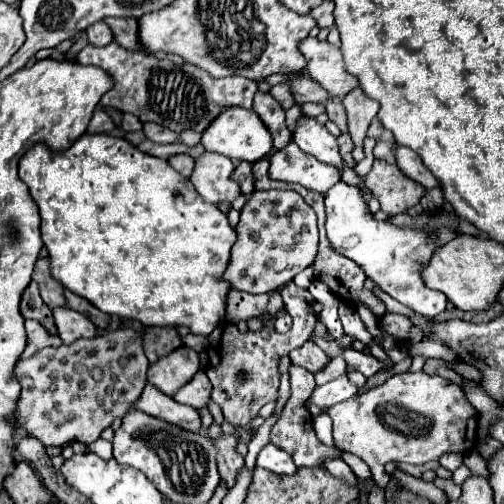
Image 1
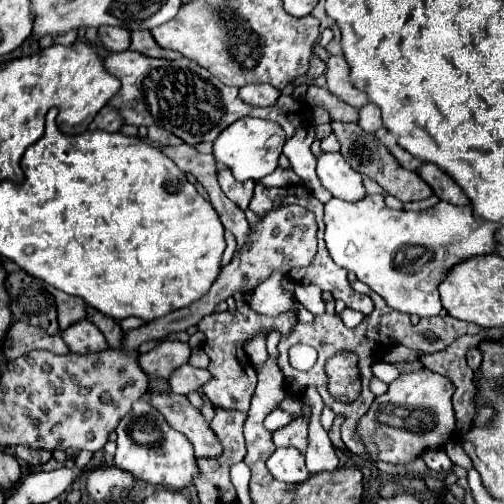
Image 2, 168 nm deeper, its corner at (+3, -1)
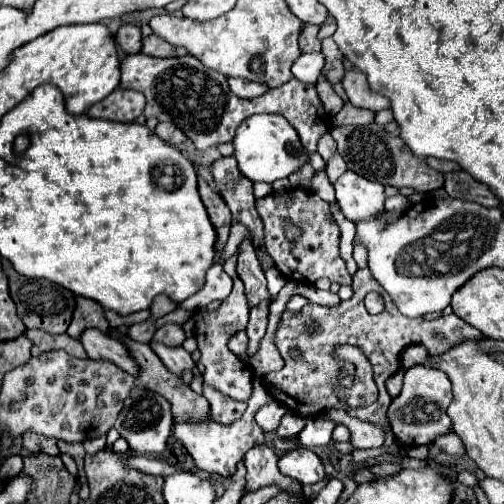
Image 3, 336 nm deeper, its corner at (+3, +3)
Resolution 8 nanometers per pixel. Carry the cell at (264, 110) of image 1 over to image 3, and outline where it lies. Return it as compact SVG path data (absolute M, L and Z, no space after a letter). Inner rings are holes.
M229 78L227 84L233 90L233 94L237 94L239 98L255 98L255 96L261 96L261 94L265 94L269 90L265 84L247 82L243 78Z

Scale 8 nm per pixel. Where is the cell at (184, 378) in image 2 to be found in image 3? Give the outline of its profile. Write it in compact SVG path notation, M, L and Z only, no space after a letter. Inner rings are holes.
M151 340L149 346L157 352L157 356L163 360L163 364L177 376L181 376L183 370L195 370L195 362L191 354L183 346L165 346L161 342Z

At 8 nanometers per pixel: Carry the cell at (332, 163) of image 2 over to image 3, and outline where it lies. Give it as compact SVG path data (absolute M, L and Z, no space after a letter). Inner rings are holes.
M351 170L335 182L335 194L343 216L357 224L357 220L373 220L385 212L385 188Z

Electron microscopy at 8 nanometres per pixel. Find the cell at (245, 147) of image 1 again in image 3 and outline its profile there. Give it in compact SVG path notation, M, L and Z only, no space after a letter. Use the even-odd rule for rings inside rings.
M255 114L247 118L233 140L235 158L239 162L239 170L253 182L275 182L279 178L287 178L295 174L303 164L309 162L309 152L301 146L299 134L295 128L279 114Z

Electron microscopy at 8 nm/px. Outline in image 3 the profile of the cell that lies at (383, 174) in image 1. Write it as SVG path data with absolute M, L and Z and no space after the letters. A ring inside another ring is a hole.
M369 124L369 126L337 126L331 130L331 136L337 142L337 150L347 162L349 170L371 180L379 182L383 186L395 186L395 188L415 188L417 192L431 192L443 188L445 176L437 170L433 170L425 160L419 160L407 144L399 136L391 136L385 132L383 126L379 124ZM389 162L393 166L393 172L389 174Z

